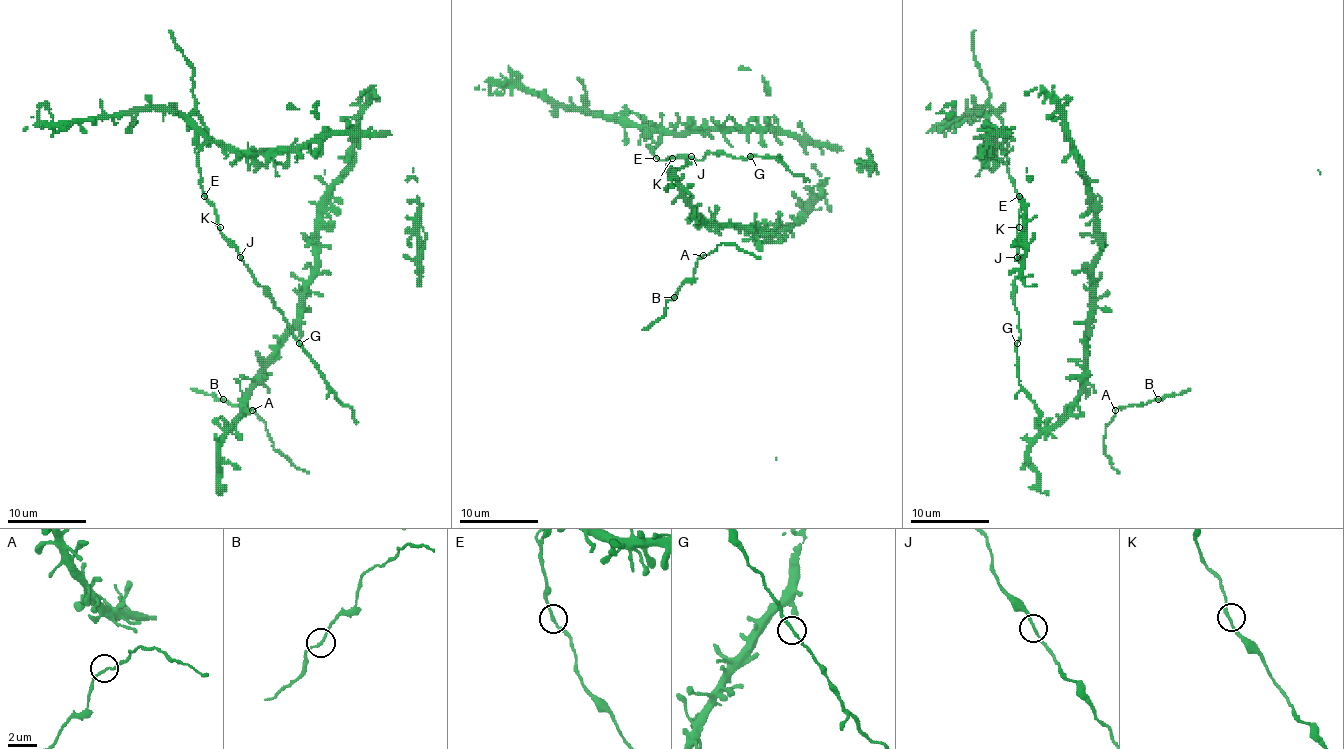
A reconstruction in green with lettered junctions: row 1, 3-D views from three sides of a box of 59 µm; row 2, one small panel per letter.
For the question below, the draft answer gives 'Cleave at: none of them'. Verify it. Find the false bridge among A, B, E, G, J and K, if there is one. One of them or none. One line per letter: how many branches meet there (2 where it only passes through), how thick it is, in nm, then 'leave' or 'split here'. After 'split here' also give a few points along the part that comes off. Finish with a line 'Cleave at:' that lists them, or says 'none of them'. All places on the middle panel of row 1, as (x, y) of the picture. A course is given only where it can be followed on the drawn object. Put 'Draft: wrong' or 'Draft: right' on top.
Draft: right
A: 2 branches meet; 140 nm thick; leave
B: 2 branches meet; 180 nm thick; leave
E: 2 branches meet; 180 nm thick; leave
G: 2 branches meet; 180 nm thick; leave
J: 2 branches meet; 180 nm thick; leave
K: 2 branches meet; 200 nm thick; leave
Cleave at: none of them

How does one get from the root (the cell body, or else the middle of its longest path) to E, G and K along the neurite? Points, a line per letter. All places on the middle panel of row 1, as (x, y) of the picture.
E: (821, 154), (815, 144), (768, 131), (681, 131), (664, 133), (650, 150), (650, 146), (656, 158)
G: (821, 154), (815, 144), (768, 131), (664, 133), (650, 146), (660, 160), (701, 160), (711, 152), (750, 156)
K: (821, 154), (815, 144), (768, 131), (681, 131), (664, 133), (650, 150), (650, 146), (660, 160), (672, 158)

